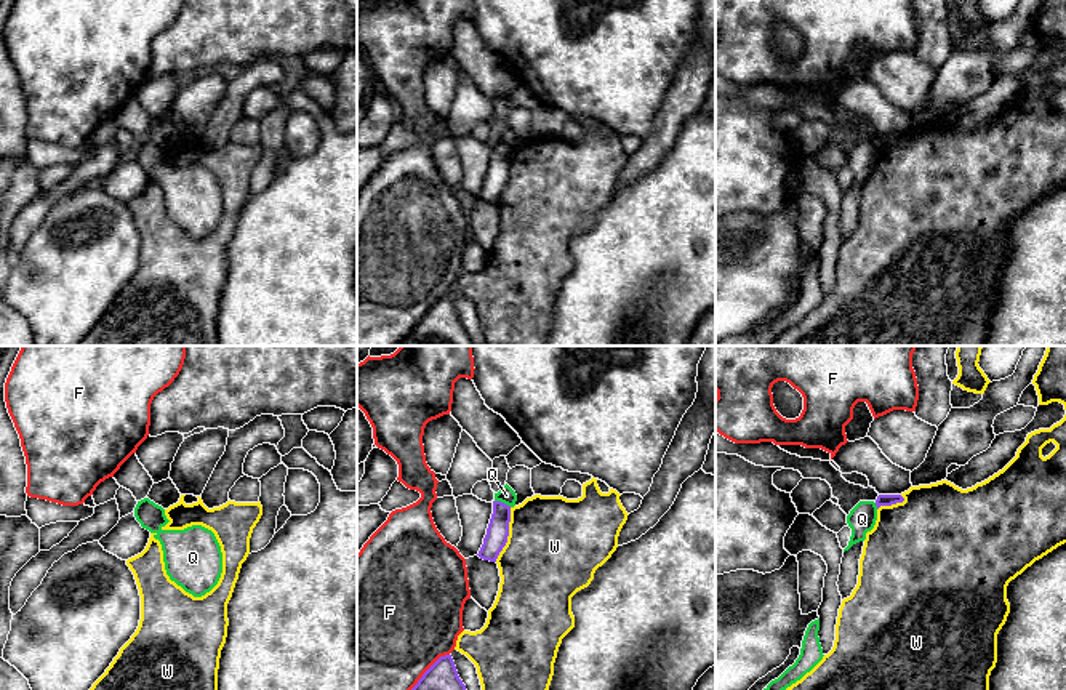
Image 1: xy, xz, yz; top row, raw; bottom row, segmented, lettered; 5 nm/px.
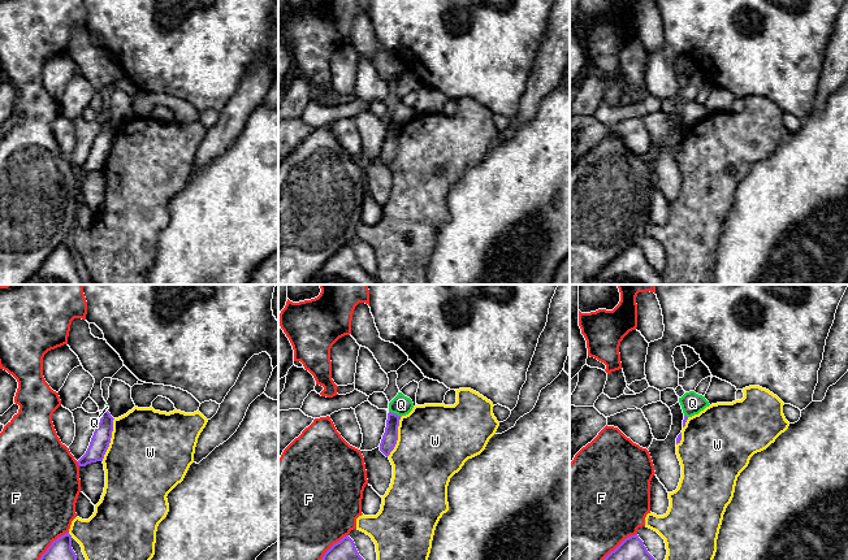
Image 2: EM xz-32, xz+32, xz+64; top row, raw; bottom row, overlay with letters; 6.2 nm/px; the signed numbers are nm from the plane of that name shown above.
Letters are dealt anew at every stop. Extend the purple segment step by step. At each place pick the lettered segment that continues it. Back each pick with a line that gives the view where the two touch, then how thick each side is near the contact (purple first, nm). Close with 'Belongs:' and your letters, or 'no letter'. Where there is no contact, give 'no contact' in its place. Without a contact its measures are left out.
Belongs: no letter

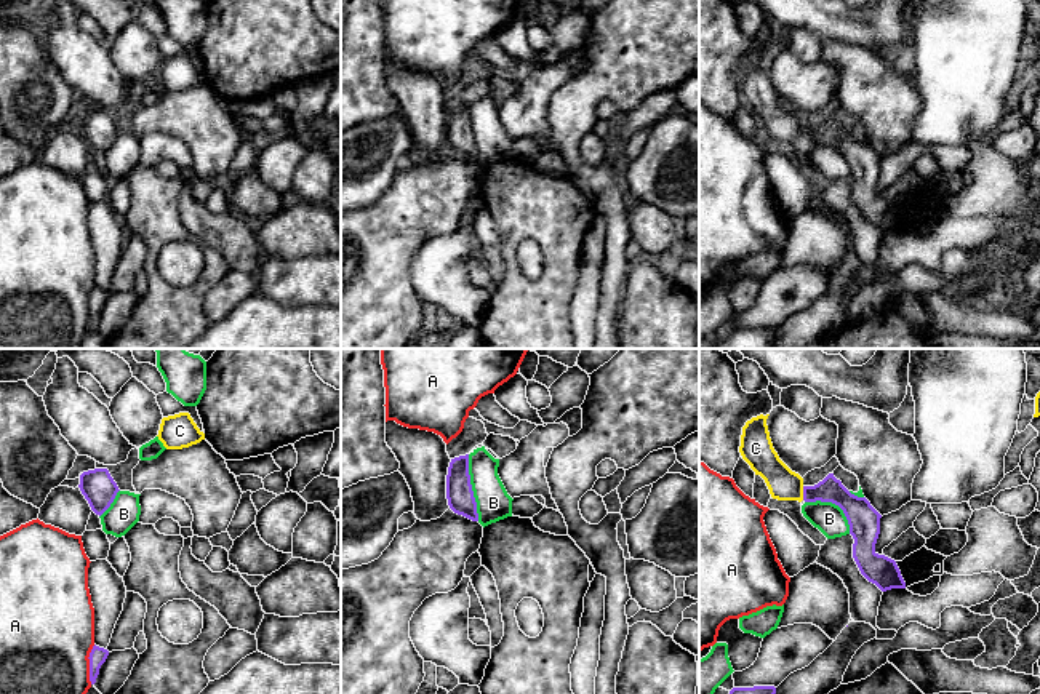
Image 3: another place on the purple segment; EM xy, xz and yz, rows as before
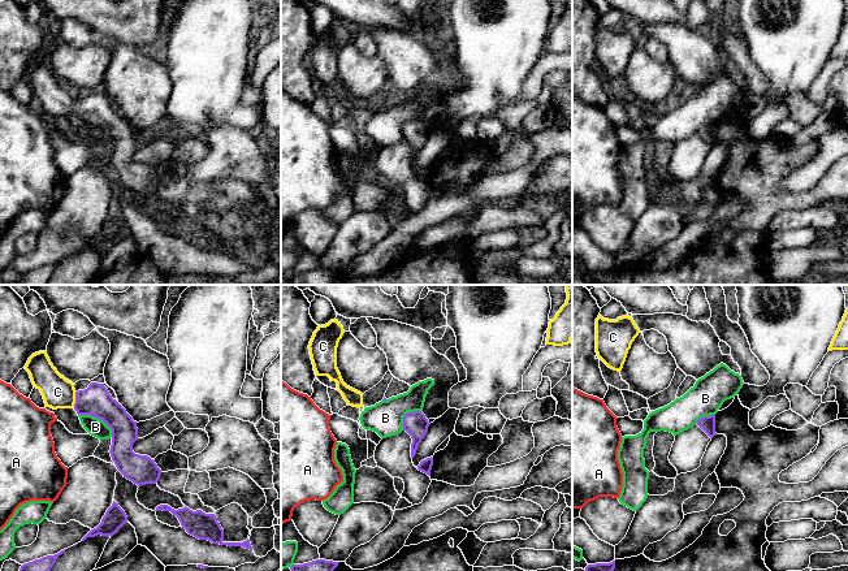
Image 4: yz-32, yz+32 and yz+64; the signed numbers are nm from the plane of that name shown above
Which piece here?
C: meets purple in yz; 130 nm thick on the purple side, 160 nm on the other
Belongs: C

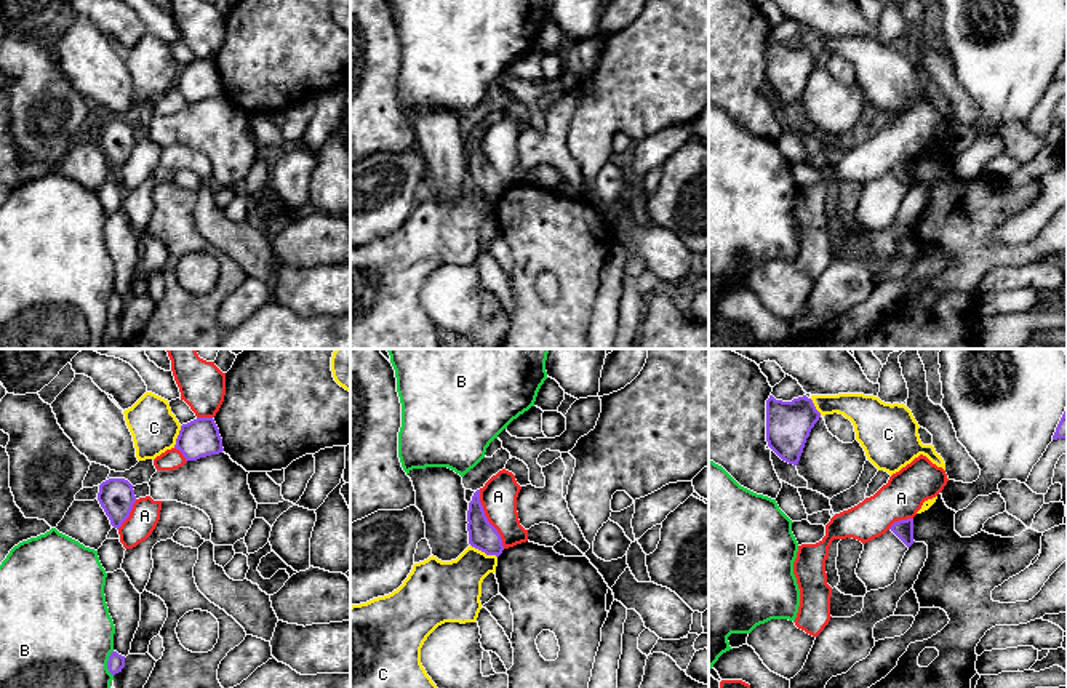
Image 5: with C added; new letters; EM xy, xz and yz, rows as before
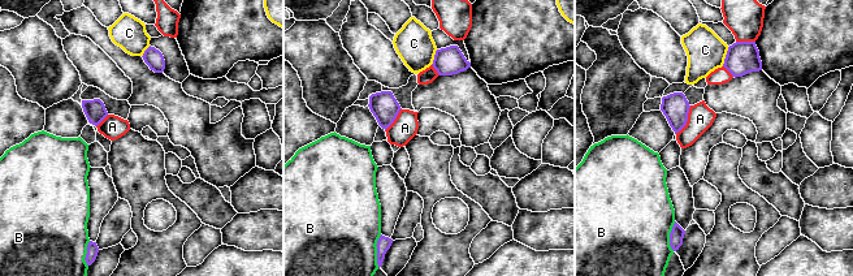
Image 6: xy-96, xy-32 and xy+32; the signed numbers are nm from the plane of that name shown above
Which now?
Belongs: no letter

